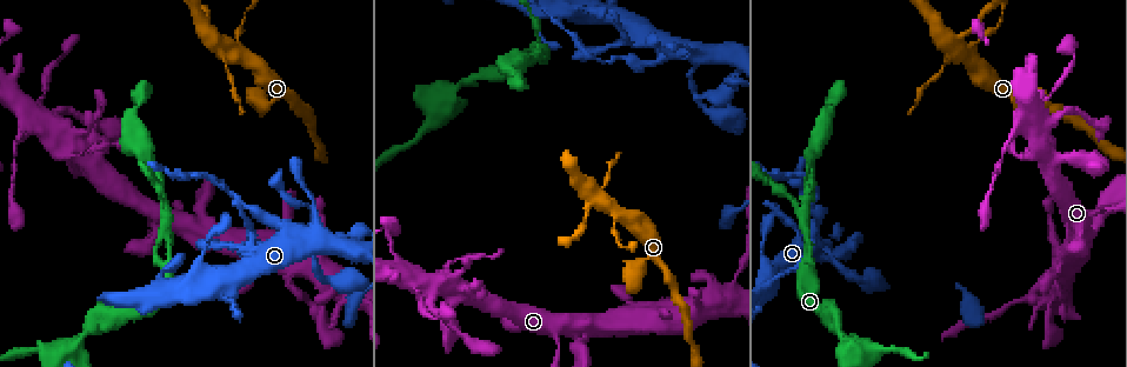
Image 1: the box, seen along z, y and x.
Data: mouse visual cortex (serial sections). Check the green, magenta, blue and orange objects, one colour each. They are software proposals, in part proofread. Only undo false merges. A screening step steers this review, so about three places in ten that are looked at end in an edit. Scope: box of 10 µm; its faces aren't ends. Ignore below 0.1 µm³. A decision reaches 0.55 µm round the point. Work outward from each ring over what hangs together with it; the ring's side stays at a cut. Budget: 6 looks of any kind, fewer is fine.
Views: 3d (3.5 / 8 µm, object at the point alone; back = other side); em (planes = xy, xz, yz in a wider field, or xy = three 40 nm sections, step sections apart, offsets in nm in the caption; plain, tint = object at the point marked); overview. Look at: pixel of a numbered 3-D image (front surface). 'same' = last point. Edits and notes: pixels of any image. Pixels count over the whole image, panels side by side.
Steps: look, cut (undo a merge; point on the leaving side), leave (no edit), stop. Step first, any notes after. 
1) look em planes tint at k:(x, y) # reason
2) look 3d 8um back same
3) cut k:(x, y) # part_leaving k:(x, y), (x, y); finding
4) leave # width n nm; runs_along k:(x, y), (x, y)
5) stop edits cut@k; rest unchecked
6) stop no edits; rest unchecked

look 3d 3.5um at 1:(808, 235)

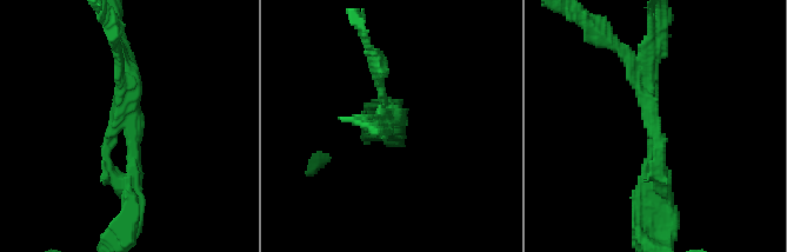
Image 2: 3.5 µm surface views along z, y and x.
look em xy step 1 tint at 2:(651, 125)

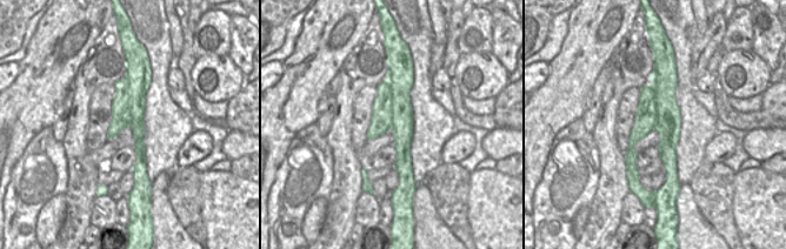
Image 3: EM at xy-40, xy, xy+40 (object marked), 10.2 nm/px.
leave # runs_along 3:(135, 72), (135, 173); continuous, no second cell

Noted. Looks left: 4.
look 3d 3.5um back at 1:(315, 218) # thick turns thin

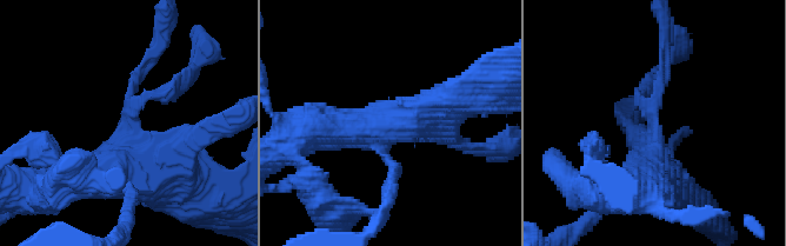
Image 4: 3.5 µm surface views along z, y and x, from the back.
look em xy step 2 tint at 4:(127, 120) # shape alone is not enough

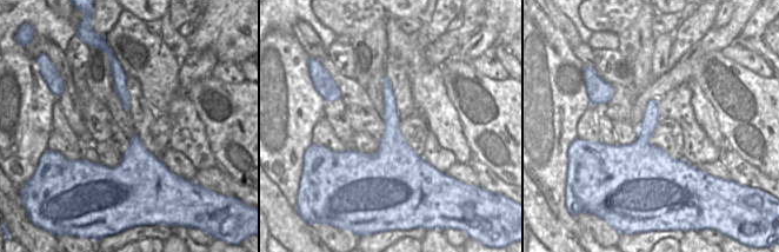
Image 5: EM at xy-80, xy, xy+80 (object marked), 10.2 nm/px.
look em xy step 1 tint same

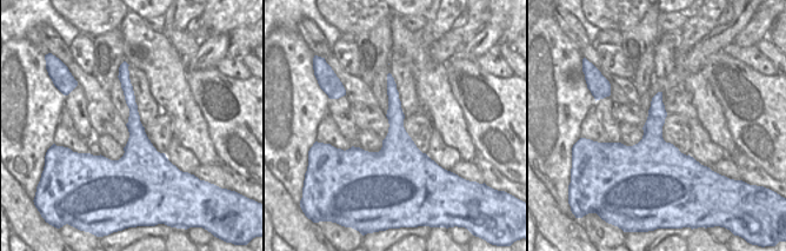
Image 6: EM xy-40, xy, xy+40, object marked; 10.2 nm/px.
leave # runs_along 6:(125, 76), (138, 136), (139, 177); one cell here

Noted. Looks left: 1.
stop no edits; rest unchecked

